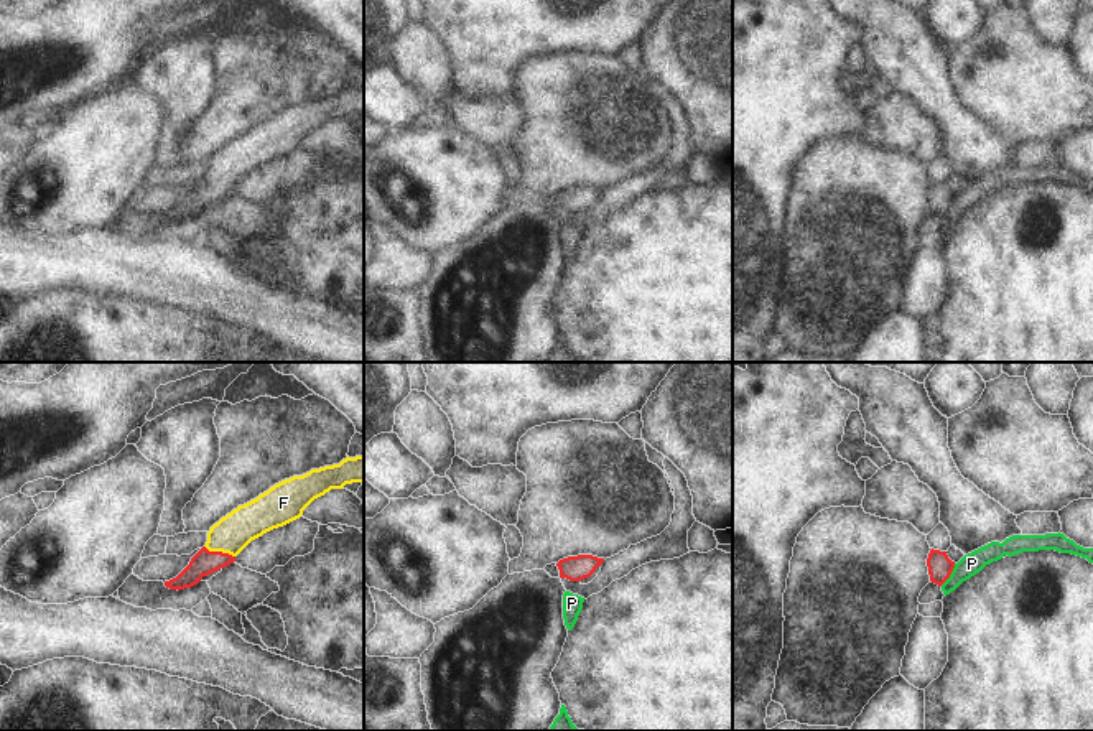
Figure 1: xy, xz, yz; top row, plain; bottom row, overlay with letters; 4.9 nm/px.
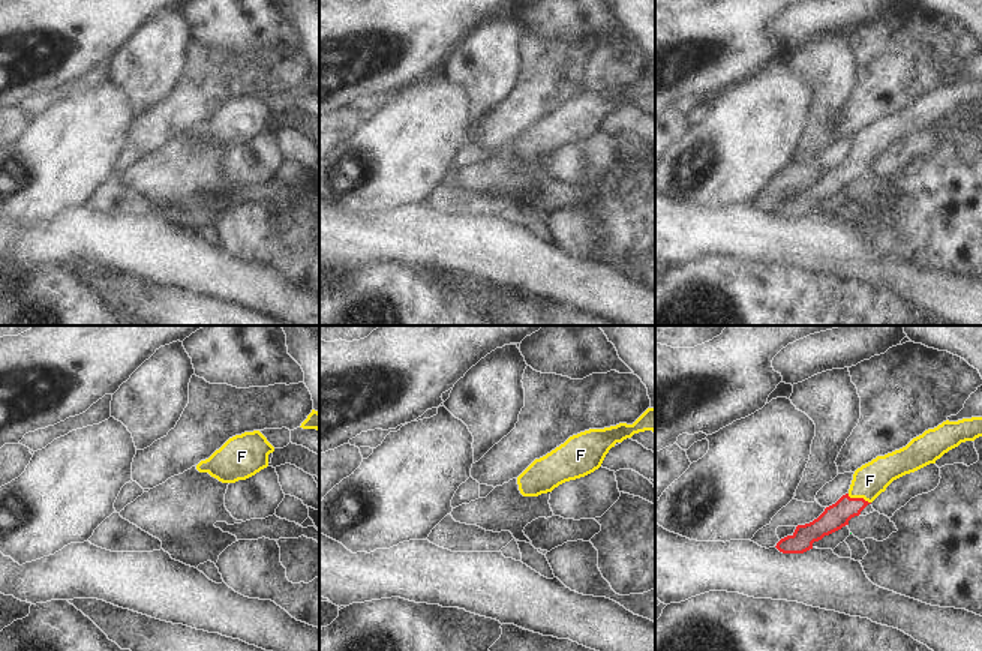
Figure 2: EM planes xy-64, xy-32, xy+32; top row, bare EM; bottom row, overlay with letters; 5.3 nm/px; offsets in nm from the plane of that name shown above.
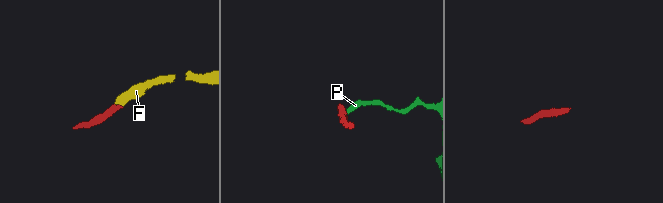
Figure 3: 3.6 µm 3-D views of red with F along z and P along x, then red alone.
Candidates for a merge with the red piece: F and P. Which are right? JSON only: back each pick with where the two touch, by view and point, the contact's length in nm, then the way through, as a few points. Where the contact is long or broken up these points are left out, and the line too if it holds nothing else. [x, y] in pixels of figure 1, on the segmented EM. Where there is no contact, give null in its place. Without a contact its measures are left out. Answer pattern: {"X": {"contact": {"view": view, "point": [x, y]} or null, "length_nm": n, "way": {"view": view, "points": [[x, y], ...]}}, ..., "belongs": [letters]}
{"F": {"contact": {"view": "xy", "point": [219, 552]}, "length_nm": 160, "way": {"view": "xy", "points": [[204, 562], [219, 552], [236, 530]]}}, "belongs": ["F"]}

